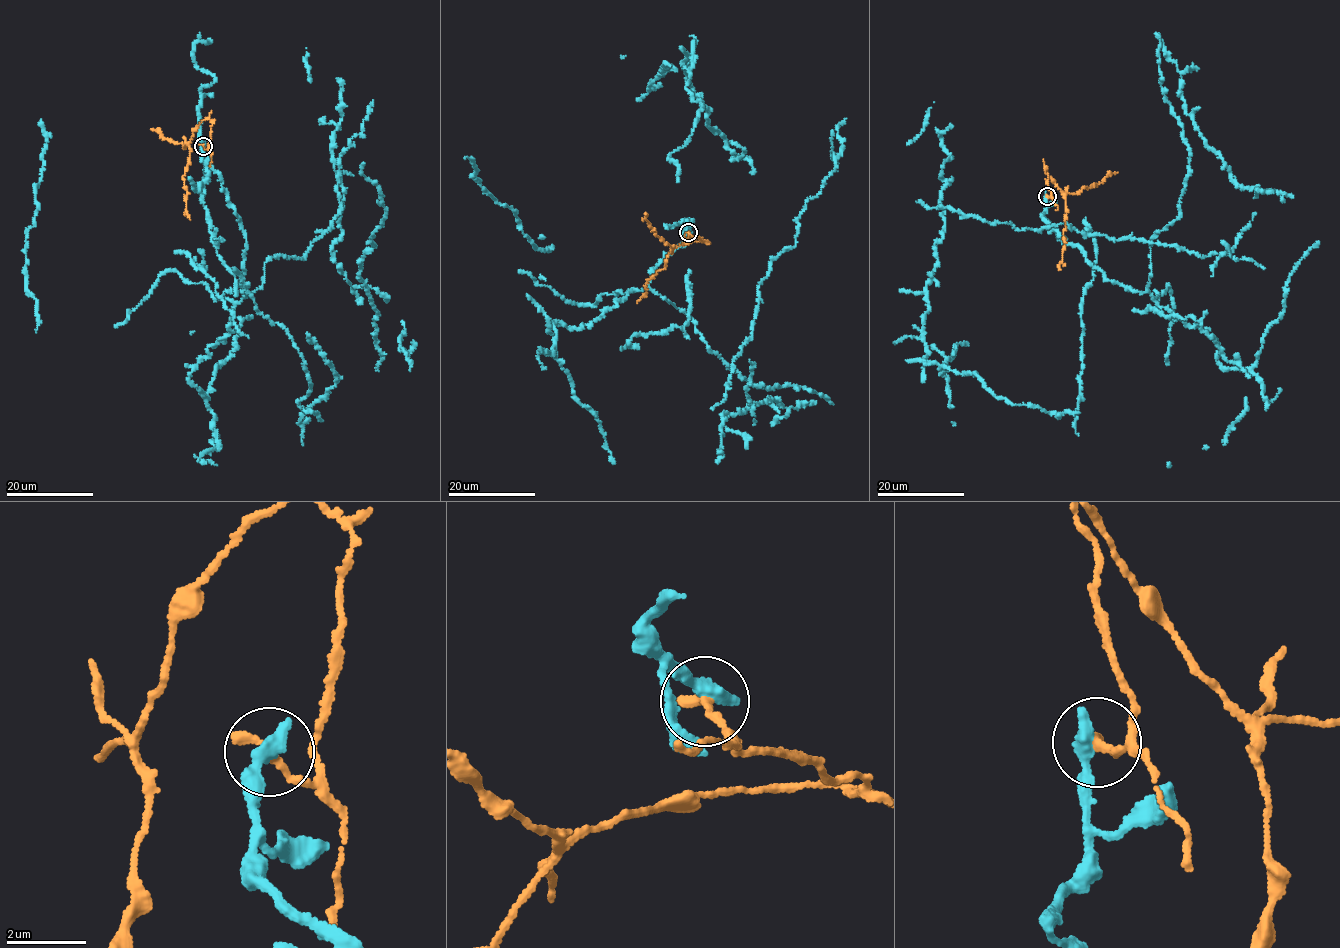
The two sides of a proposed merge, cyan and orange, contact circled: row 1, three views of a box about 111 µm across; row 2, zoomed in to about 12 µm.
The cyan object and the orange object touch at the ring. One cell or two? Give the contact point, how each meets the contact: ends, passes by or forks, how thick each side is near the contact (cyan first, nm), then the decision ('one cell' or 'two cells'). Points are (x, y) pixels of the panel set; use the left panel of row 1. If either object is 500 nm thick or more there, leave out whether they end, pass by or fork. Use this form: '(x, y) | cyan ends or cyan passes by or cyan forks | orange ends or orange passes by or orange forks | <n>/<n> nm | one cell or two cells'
(203, 146) | cyan ends | orange ends | 440/260 nm | two cells

